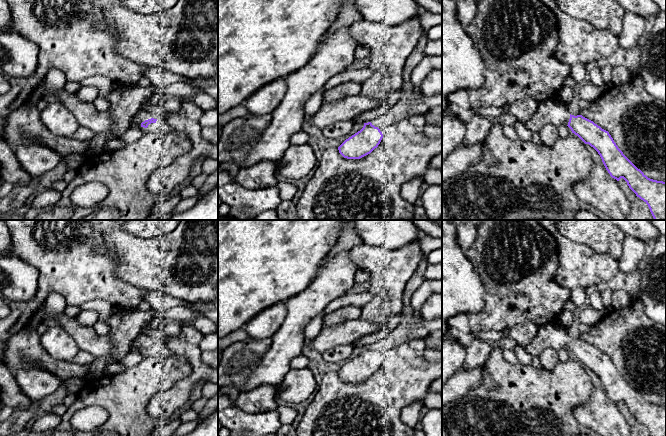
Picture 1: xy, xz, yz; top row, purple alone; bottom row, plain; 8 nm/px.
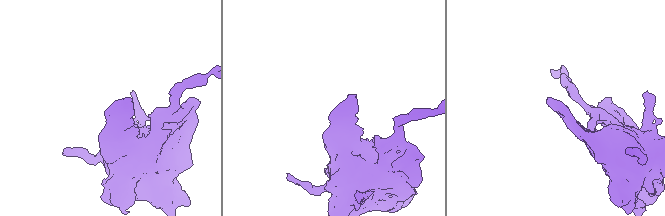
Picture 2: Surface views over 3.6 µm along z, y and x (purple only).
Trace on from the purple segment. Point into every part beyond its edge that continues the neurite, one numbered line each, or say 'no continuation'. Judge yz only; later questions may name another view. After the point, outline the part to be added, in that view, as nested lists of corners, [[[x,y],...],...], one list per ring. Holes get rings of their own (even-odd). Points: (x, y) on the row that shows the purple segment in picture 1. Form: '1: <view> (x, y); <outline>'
1: yz (549, 111); [[[553,98],[539,103],[537,113],[524,124],[531,132],[539,132],[546,124],[556,127],[568,125],[570,113],[563,102],[556,102]]]

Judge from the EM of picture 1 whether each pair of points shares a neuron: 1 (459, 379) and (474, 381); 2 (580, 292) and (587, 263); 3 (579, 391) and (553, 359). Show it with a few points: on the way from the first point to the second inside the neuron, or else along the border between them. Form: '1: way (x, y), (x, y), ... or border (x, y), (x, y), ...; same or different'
1: way (463, 379), (470, 379); same
2: border (586, 288), (574, 287), (571, 290); different
3: border (559, 360), (551, 370), (546, 371), (543, 369); different

